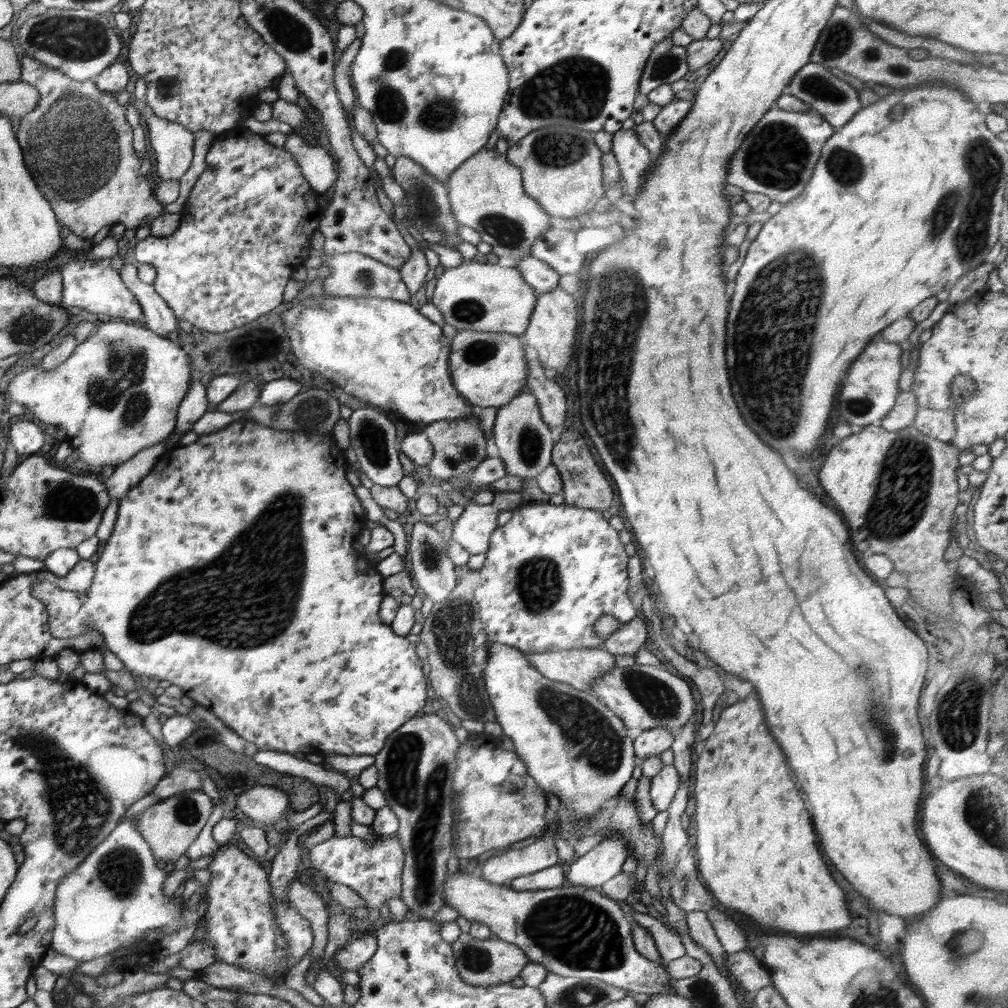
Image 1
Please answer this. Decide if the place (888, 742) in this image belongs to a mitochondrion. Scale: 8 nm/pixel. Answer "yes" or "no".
yes

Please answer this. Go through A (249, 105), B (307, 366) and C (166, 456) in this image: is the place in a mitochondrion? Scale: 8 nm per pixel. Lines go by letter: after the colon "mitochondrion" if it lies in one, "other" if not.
A: other
B: other
C: other

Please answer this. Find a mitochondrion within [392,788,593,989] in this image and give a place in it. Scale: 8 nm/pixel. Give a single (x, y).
(475, 960)

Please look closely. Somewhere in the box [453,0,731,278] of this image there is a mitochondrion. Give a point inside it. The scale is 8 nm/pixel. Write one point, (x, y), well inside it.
(576, 89)

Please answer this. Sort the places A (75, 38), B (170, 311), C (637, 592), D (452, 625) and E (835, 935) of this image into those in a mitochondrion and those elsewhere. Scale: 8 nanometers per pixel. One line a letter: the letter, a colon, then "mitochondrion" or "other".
A: mitochondrion
B: other
C: other
D: mitochondrion
E: other

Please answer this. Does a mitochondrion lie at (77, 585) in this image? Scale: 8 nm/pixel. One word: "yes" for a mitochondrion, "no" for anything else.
no

